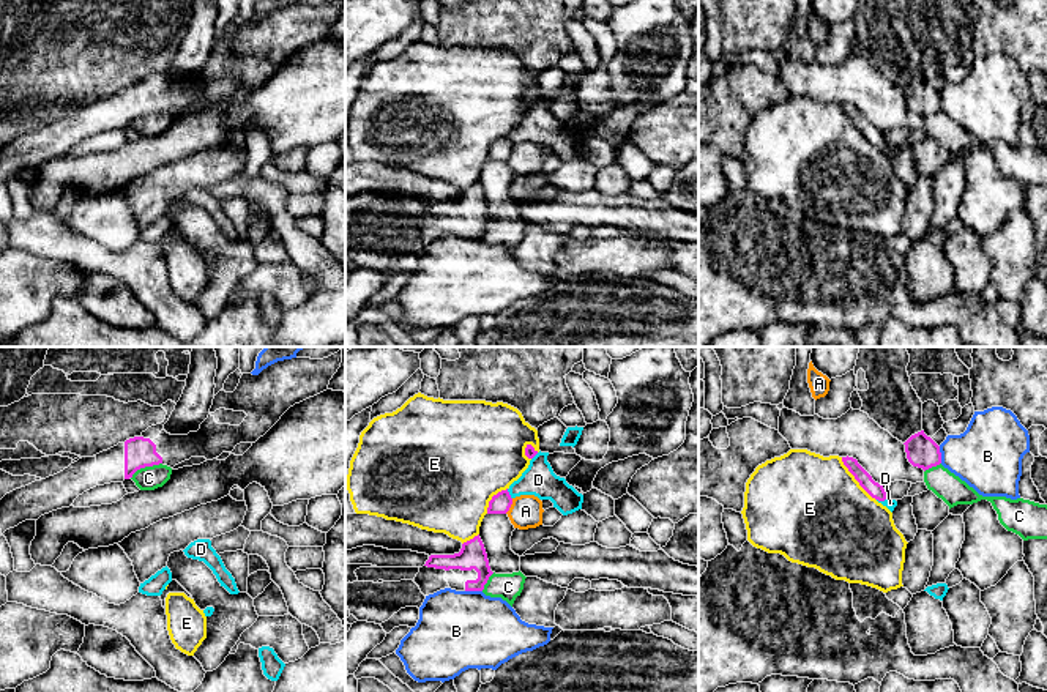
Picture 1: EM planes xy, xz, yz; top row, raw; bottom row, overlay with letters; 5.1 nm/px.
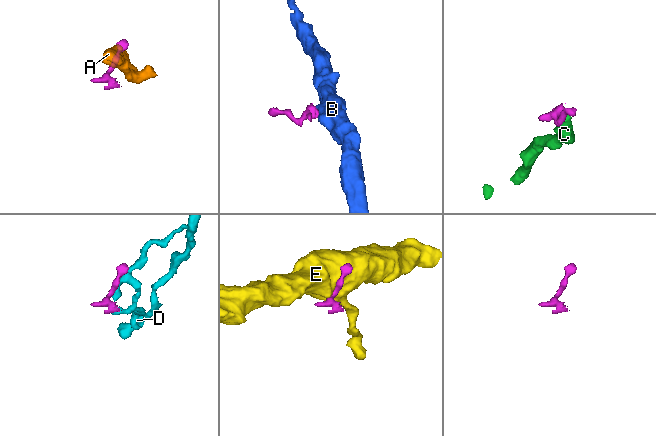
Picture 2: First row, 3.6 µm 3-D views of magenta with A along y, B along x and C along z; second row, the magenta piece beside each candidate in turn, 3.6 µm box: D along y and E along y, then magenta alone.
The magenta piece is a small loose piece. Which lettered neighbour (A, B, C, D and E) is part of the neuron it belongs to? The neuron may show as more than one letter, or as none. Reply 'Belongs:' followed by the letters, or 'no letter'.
Belongs: no letter

